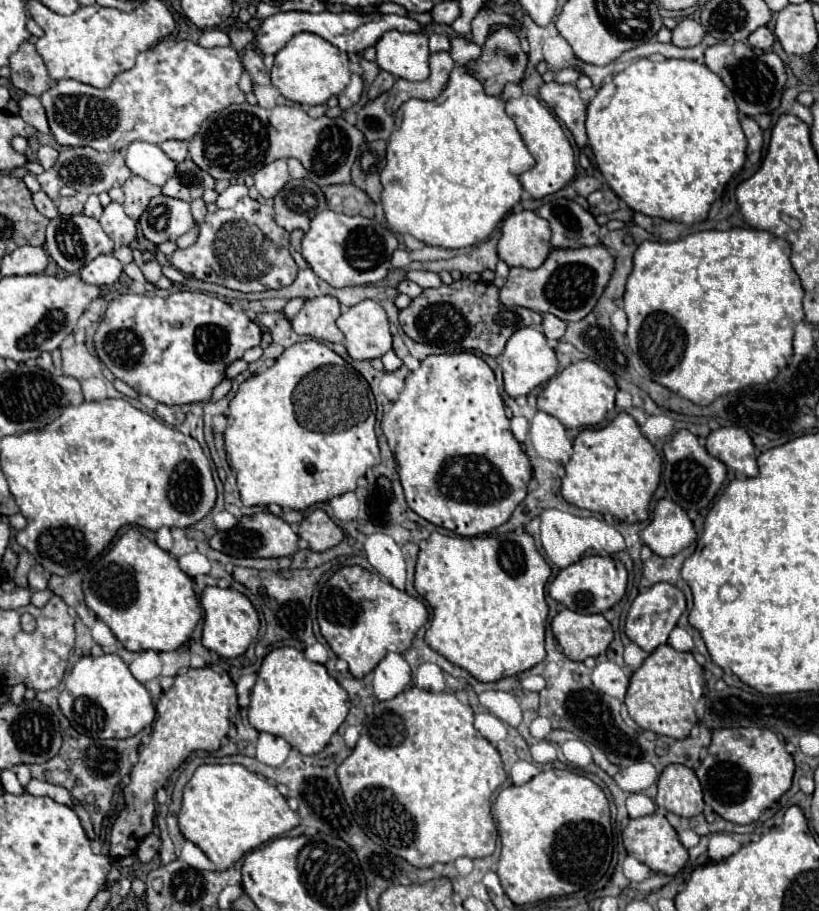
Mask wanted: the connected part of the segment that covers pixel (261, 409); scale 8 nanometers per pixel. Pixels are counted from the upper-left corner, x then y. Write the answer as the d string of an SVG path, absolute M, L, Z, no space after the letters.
M317 340L297 342L287 348L273 368L249 376L229 402L225 450L237 472L237 488L245 506L279 504L281 508L307 510L317 502L355 490L357 480L379 464L375 436L375 398L367 380L339 354Z

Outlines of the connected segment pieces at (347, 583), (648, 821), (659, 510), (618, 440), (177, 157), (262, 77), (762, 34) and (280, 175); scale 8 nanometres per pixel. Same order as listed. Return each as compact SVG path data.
M347 566L335 572L321 588L317 610L323 638L339 658L347 660L355 678L369 674L385 654L409 650L417 630L429 616L421 599L397 590L389 580L361 566Z
M659 812L643 816L643 818L629 820L627 828L623 830L623 844L625 844L627 852L633 858L647 864L653 872L661 872L661 874L677 874L685 866L685 862L689 858L687 850L683 848L683 844L677 838L677 832L667 822L667 818L663 814L659 814Z
M657 500L649 526L641 532L641 540L657 556L673 556L687 548L697 538L693 522L679 504L671 500Z
M619 412L605 428L581 430L573 440L573 450L571 460L565 464L561 484L561 494L569 504L599 514L609 512L621 522L647 520L649 502L659 486L663 462L627 412Z
M167 140L161 144L161 150L175 162L183 162L187 158L187 146L189 146L187 140Z
M245 48L243 50L243 58L241 58L245 70L251 74L251 78L259 84L269 84L269 72L263 66L261 56L253 50L253 48Z
M757 28L751 36L749 36L749 44L753 46L753 48L761 48L761 50L769 50L771 46L773 46L773 42L775 42L775 36L773 36L773 32L769 30L769 28Z
M275 160L265 164L255 176L255 188L263 198L273 198L289 180L287 172L287 162L285 160Z

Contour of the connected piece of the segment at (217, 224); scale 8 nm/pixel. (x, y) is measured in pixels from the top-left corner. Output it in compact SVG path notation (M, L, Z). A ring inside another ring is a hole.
M249 196L241 198L235 208L207 214L197 242L185 250L175 250L171 264L197 280L215 282L239 292L263 292L289 286L297 272L295 260L289 254L289 232L275 224L269 204Z

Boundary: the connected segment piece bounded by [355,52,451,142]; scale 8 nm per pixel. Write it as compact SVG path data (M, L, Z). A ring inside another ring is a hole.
M433 52L431 54L431 60L429 60L429 66L431 66L431 76L423 82L405 82L405 80L397 80L395 82L395 88L391 88L391 92L385 92L383 96L379 96L377 100L365 104L359 114L357 114L357 128L365 134L365 140L387 140L393 132L393 126L395 126L395 112L399 110L399 106L411 98L421 98L421 100L435 100L435 96L439 96L443 92L443 88L447 86L447 80L449 80L449 74L451 74L451 56L449 52Z

